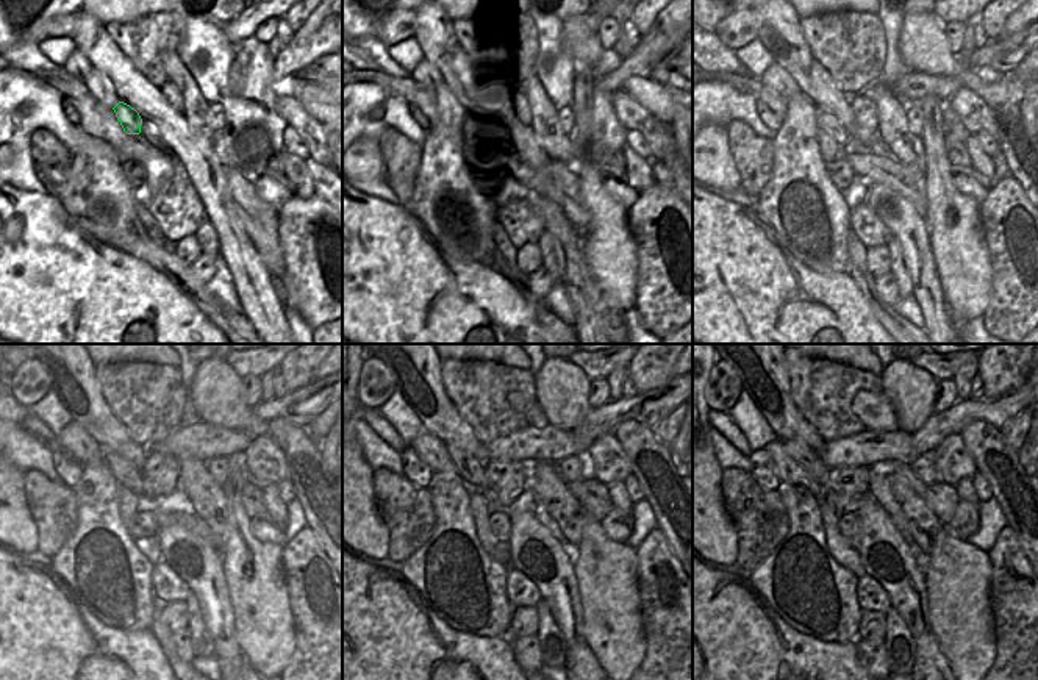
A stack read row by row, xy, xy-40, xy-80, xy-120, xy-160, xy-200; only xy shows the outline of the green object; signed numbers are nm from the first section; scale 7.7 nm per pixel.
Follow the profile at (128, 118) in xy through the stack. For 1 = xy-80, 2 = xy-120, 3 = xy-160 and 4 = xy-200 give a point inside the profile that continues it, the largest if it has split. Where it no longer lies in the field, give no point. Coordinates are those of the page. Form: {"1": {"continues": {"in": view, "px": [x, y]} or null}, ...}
{"1": {"continues": {"in": "xy-80", "px": [832, 135]}}, "2": {"continues": {"in": "xy-120", "px": [130, 486]}}, "3": {"continues": {"in": "xy-160", "px": [497, 551]}}, "4": {"continues": {"in": "xy-200", "px": [848, 555]}}}

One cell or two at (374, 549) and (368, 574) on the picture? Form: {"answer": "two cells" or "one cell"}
{"answer": "two cells"}

